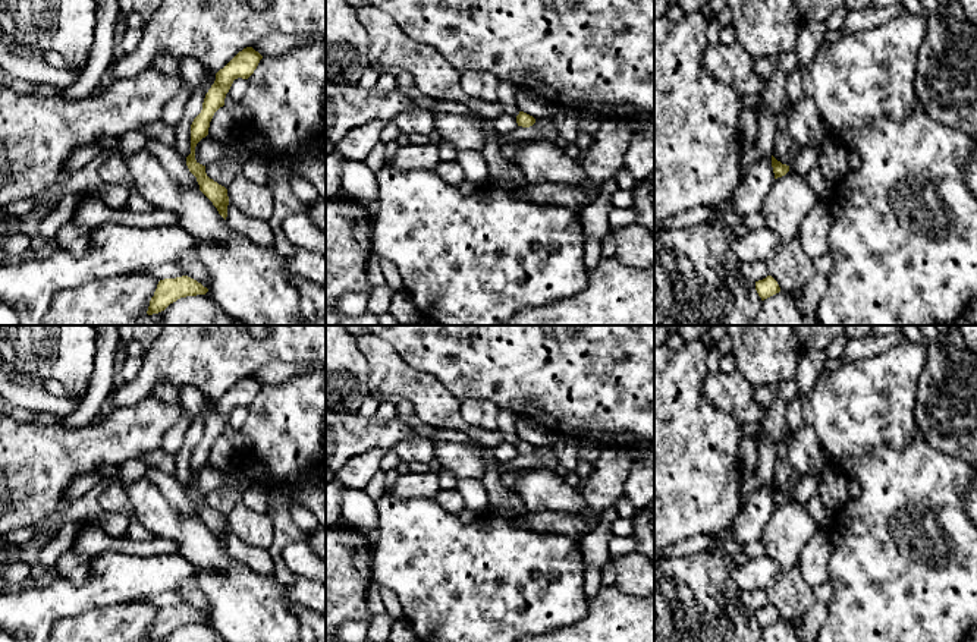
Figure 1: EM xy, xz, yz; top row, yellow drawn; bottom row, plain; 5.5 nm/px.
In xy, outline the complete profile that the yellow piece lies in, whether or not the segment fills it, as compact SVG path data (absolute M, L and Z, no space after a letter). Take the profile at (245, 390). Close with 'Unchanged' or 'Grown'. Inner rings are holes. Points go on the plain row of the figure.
M252 375L239 380L223 397L216 402L216 409L205 422L202 438L191 453L191 482L186 485L189 500L197 506L200 519L213 531L219 542L226 548L229 525L227 517L205 501L205 495L226 487L229 475L208 463L214 441L224 434L226 422L235 407L248 407L257 397L263 384Z. Grown

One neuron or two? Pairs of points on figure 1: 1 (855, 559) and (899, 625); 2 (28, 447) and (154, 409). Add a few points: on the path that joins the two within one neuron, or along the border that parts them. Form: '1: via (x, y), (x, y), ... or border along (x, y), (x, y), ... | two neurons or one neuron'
1: via (869, 575), (869, 585), (892, 609) | one neuron
2: via (59, 447), (91, 446), (113, 431), (123, 430) | one neuron

